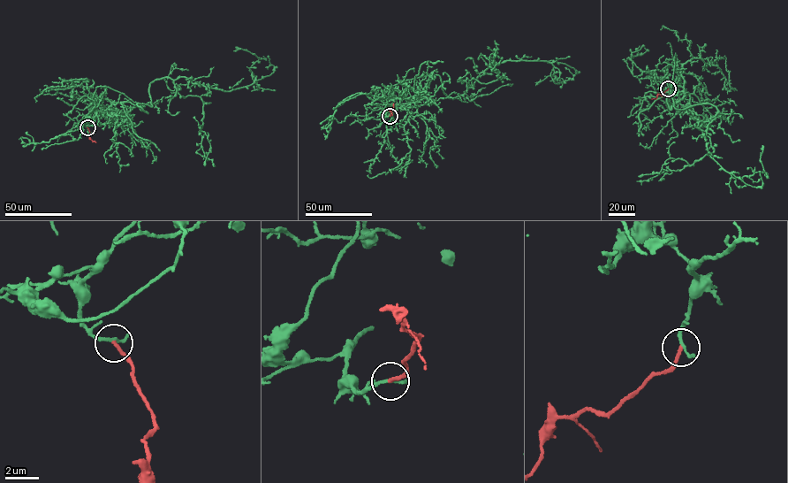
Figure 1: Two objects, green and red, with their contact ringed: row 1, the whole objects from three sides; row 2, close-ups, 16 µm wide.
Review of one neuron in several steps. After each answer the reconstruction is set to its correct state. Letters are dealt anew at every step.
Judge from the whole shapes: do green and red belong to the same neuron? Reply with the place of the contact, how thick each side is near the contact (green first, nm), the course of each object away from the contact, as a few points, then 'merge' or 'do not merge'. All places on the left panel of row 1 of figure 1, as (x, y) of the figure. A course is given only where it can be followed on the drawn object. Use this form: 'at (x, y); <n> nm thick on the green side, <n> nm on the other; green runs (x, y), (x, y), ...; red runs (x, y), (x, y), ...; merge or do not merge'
at (87, 127); 160 nm thick on the green side, 220 nm on the other; green runs (87, 127), (112, 103), (147, 112), (138, 103), (152, 106), (155, 80), (256, 84), (259, 58), (233, 51); red runs (87, 127), (90, 139), (95, 142); merge

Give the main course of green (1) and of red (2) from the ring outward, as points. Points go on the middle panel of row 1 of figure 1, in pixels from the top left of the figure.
1: (390, 116), (426, 90), (426, 72), (453, 98), (506, 60), (548, 61), (563, 80), (535, 85)
2: (390, 116), (393, 103)

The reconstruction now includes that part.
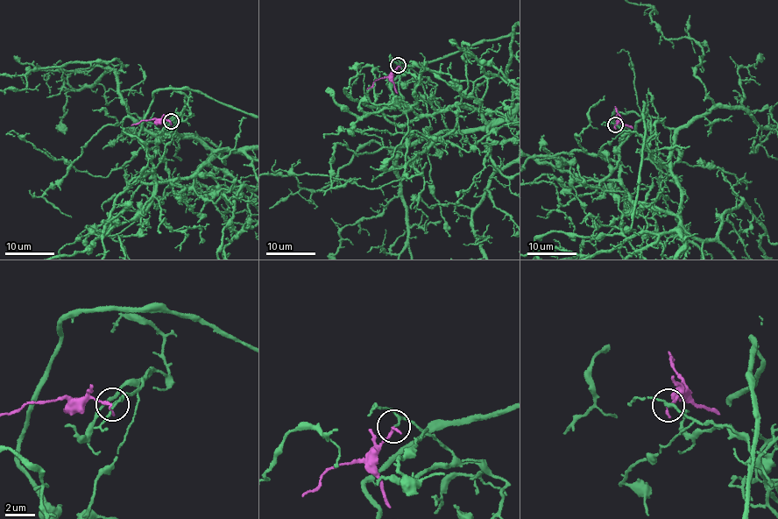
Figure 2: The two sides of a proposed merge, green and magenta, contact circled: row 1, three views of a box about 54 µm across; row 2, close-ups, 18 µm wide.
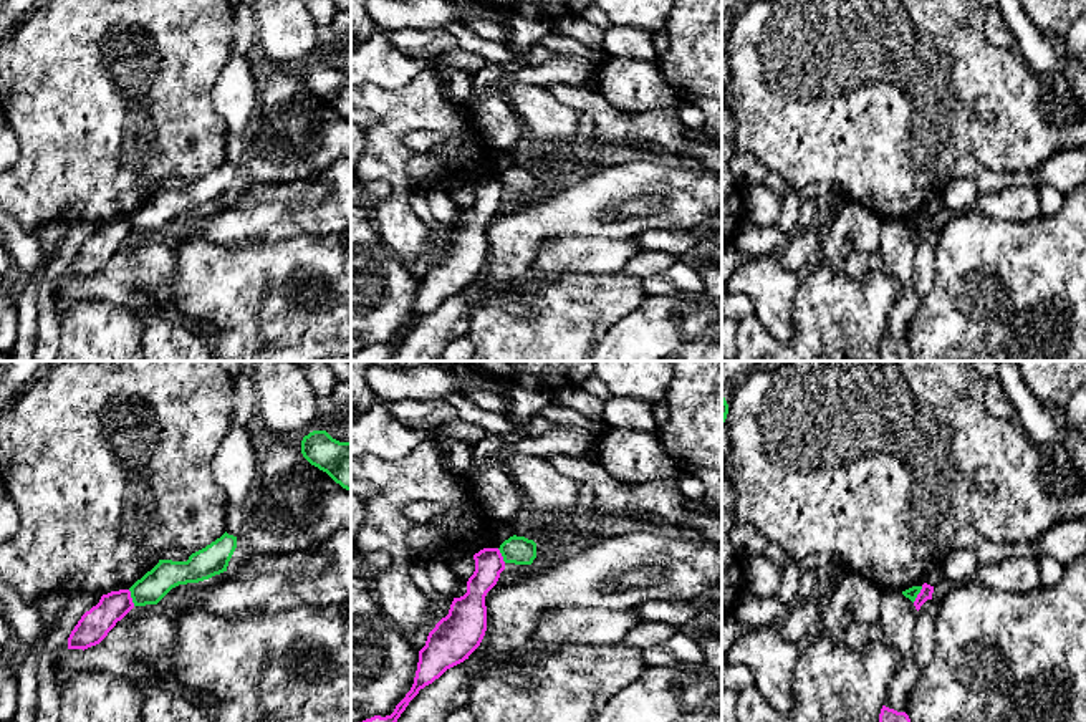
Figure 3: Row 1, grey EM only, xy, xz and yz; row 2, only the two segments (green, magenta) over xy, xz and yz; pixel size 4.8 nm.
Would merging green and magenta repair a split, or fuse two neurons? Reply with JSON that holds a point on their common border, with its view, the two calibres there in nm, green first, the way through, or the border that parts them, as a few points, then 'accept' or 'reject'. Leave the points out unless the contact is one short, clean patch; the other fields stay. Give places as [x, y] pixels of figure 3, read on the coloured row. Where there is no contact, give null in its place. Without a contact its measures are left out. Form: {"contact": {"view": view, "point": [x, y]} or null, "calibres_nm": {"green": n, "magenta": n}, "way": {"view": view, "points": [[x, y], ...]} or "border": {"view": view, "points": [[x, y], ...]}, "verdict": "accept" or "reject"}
{"contact": {"view": "xy", "point": [131, 596]}, "calibres_nm": {"green": 150, "magenta": 150}, "border": {"view": "xy", "points": [[128, 590], [134, 605]]}, "verdict": "reject"}

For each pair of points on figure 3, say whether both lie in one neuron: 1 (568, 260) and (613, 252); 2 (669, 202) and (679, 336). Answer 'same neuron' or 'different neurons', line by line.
1: same neuron
2: different neurons

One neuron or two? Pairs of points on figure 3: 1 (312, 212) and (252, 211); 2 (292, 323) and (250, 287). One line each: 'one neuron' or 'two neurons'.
1: one neuron
2: one neuron

